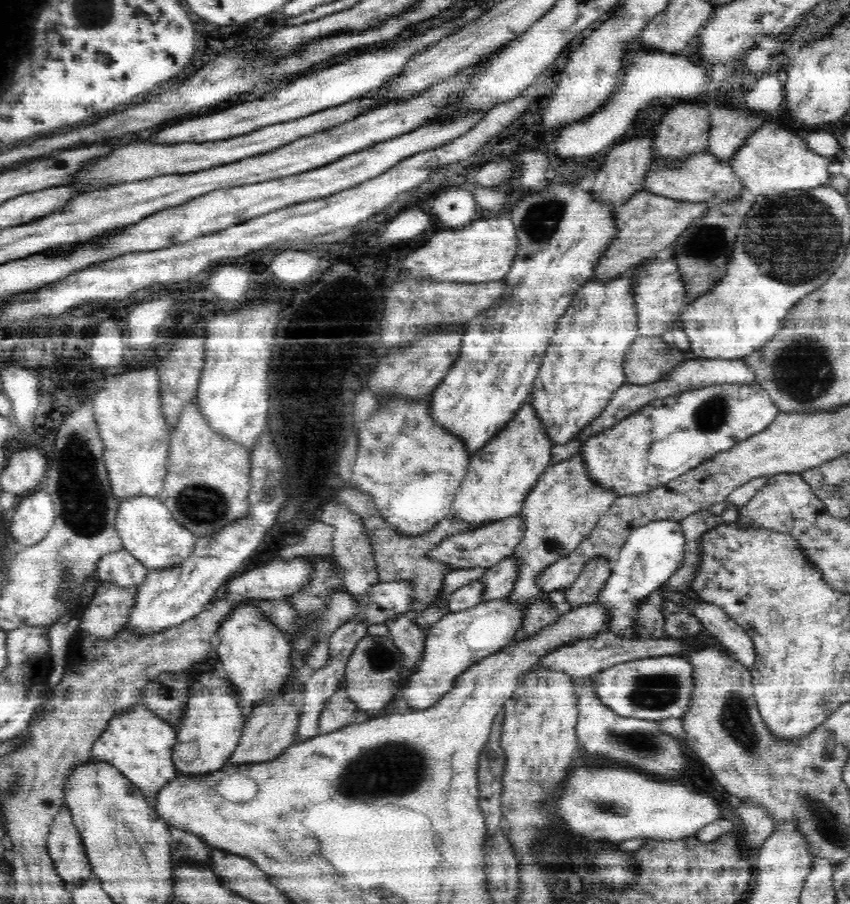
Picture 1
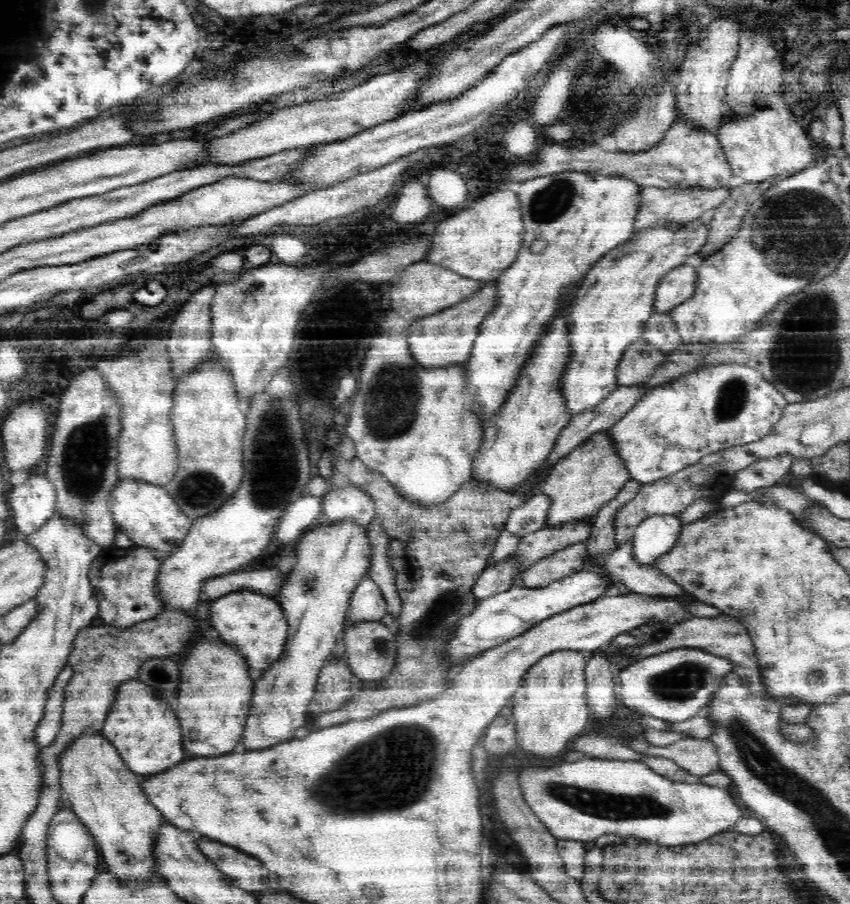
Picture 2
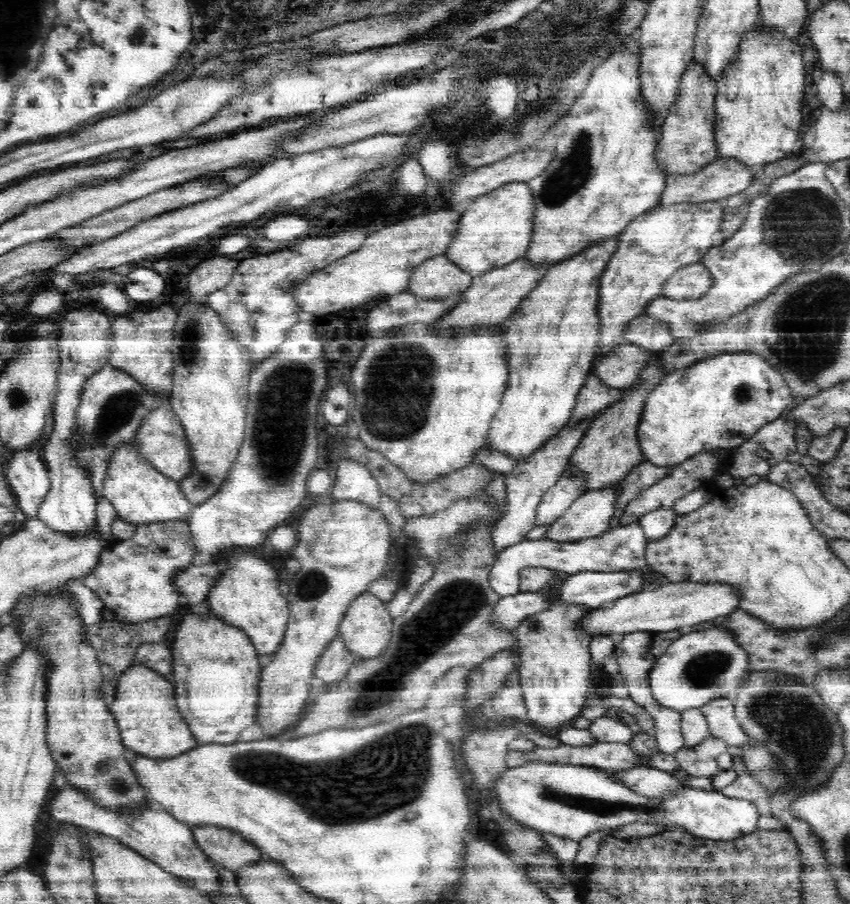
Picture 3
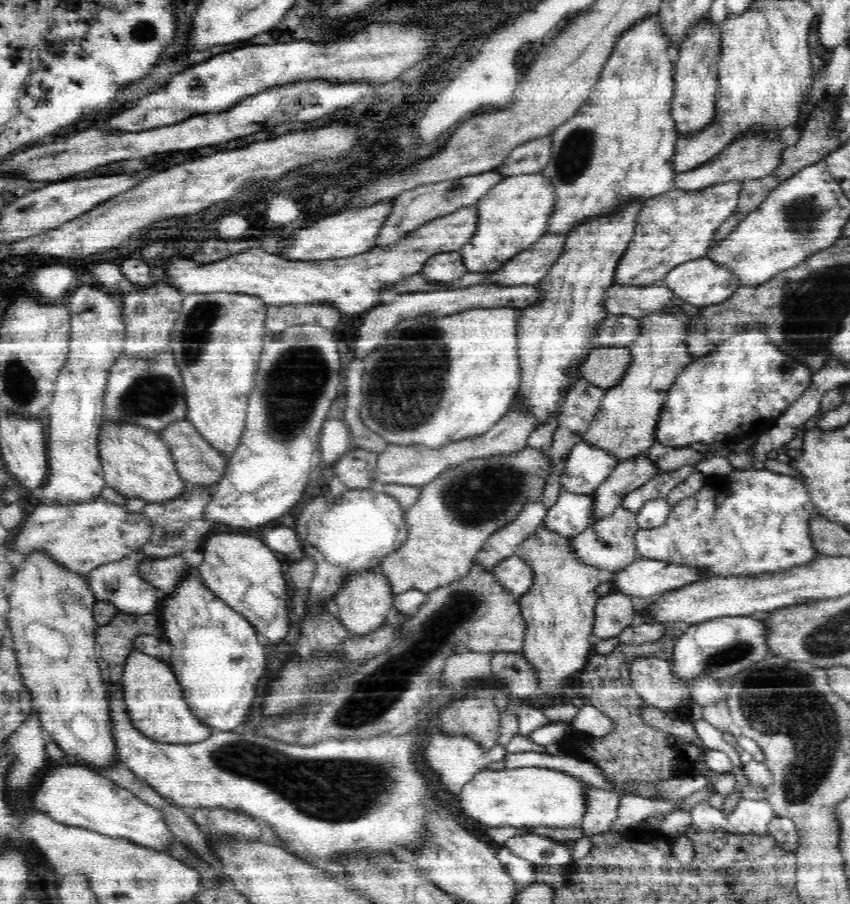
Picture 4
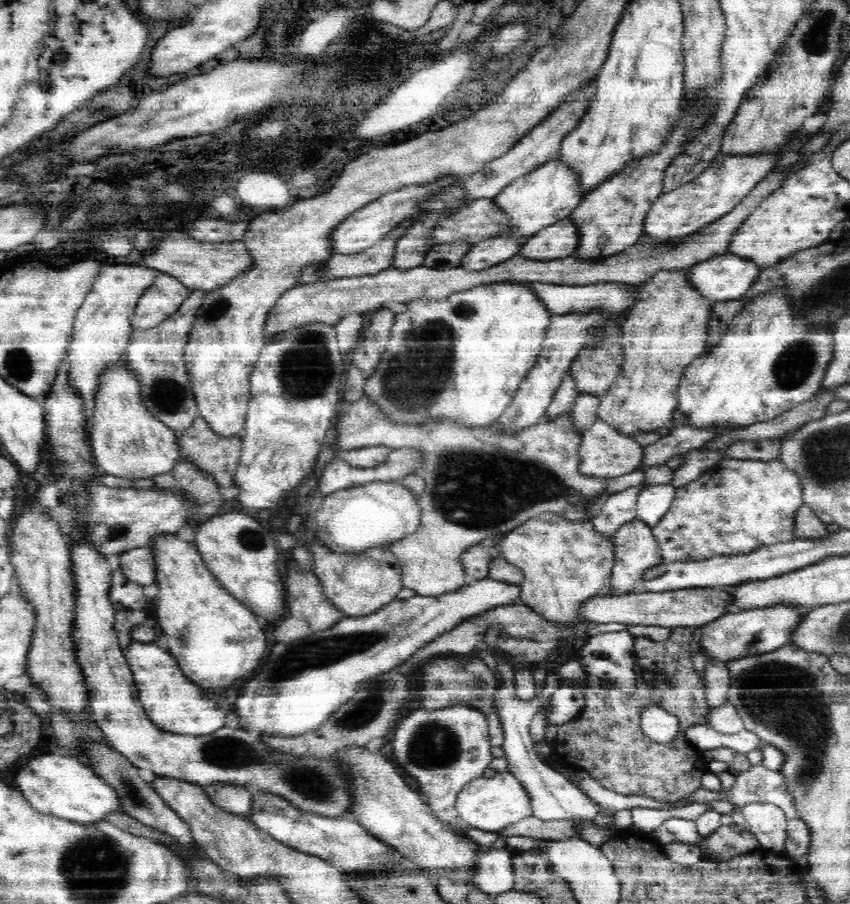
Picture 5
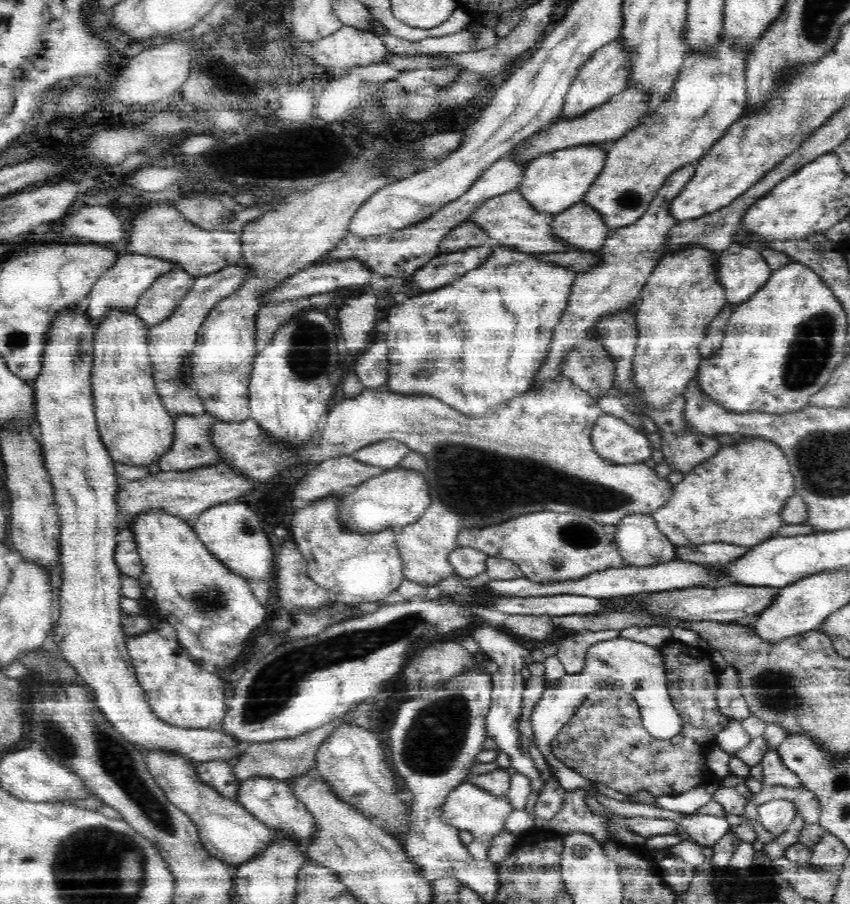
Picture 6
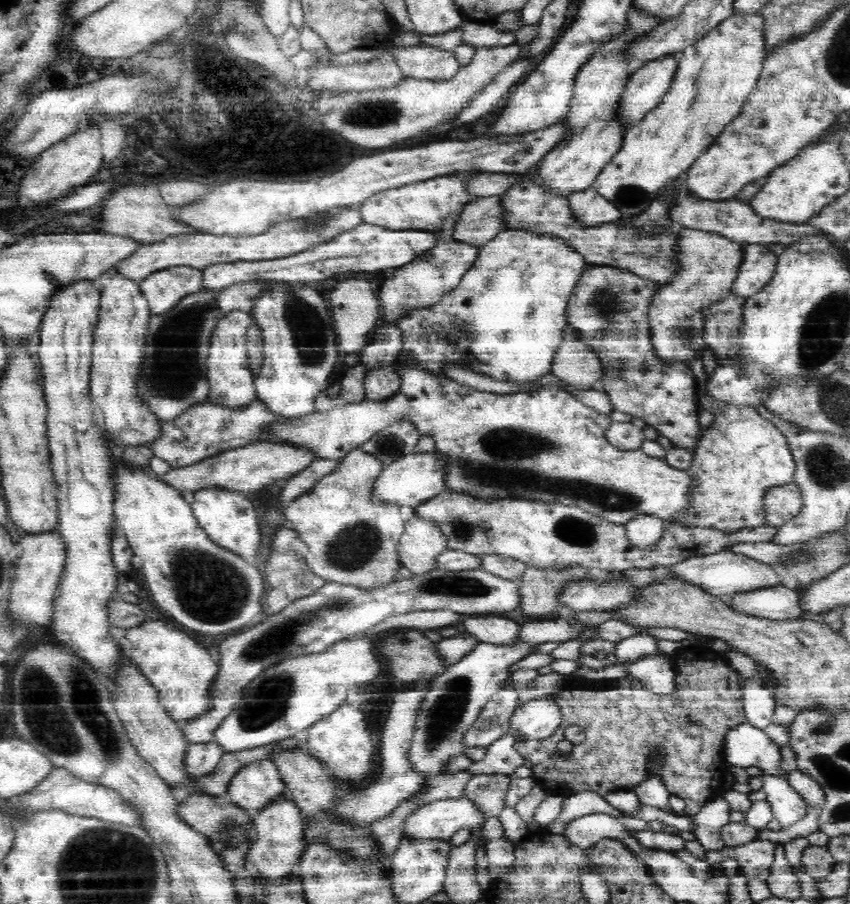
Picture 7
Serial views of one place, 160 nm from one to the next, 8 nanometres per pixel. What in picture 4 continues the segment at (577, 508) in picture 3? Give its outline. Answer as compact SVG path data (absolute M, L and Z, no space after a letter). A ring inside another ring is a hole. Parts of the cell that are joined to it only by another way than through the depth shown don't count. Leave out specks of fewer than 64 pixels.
M638 454L626 462L618 463L611 470L610 476L594 490L594 504L591 524L610 516L614 508L618 508L624 497L646 481L652 480L655 474L655 462Z

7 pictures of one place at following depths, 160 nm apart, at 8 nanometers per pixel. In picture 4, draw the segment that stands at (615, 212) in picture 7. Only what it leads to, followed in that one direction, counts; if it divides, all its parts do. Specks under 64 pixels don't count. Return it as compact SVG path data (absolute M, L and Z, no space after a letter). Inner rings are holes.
M546 233L497 271L487 273L485 283L500 286L537 285L562 254L566 237L564 233Z

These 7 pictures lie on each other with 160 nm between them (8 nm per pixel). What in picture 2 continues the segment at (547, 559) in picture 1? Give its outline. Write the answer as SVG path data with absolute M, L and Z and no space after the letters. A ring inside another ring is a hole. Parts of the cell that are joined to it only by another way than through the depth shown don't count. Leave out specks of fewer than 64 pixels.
M609 429L592 434L580 447L561 458L542 483L543 494L550 499L545 527L591 520L604 504L618 496L622 486L630 480L629 469L617 455Z

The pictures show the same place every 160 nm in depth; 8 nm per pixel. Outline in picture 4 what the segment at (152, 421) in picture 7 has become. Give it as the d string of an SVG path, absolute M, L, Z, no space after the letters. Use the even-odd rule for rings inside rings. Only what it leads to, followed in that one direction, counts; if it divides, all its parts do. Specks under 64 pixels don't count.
M103 422L98 432L98 454L105 476L105 486L117 490L127 499L142 498L146 504L174 500L186 488L185 480L178 474L169 445L161 439L160 433L137 424L116 424Z

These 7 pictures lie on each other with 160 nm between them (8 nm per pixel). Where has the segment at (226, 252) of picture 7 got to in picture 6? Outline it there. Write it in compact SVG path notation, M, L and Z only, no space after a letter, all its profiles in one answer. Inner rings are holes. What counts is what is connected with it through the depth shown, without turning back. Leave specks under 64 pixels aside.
M130 253L119 256L114 266L111 266L94 283L87 296L87 307L89 320L92 320L93 327L97 328L99 321L106 316L106 312L118 308L123 312L133 312L138 304L138 296L162 274L173 271L176 263L170 260L162 260L161 257L144 256L143 254Z

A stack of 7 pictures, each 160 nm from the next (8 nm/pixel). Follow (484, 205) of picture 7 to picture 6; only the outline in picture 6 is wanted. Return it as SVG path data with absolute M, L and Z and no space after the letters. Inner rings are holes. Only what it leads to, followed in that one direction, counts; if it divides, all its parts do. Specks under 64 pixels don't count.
M467 219L447 234L440 243L439 252L458 252L472 247L494 247L495 245L489 234L482 229L482 226Z

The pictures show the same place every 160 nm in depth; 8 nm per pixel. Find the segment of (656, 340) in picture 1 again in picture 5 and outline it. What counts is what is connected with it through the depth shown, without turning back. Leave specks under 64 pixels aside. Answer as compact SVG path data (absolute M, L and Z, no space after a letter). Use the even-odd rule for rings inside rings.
M580 350L569 370L580 392L601 397L618 378L622 362L623 350Z

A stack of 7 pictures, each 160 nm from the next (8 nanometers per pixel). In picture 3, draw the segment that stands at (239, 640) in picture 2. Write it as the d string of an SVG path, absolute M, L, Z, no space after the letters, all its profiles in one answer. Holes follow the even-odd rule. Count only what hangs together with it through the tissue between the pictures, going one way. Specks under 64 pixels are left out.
M236 554L228 562L228 572L212 585L207 597L210 611L221 620L238 626L252 641L258 656L272 654L282 645L289 623L289 602L278 590L276 570L252 554Z

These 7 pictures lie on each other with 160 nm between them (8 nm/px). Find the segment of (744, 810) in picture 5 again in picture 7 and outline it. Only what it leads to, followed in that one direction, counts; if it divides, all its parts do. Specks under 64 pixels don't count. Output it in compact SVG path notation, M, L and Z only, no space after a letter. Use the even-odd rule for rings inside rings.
M762 773L761 789L766 793L766 800L770 804L774 818L783 828L797 823L808 814L808 804L799 792L790 786L787 777L778 777Z

